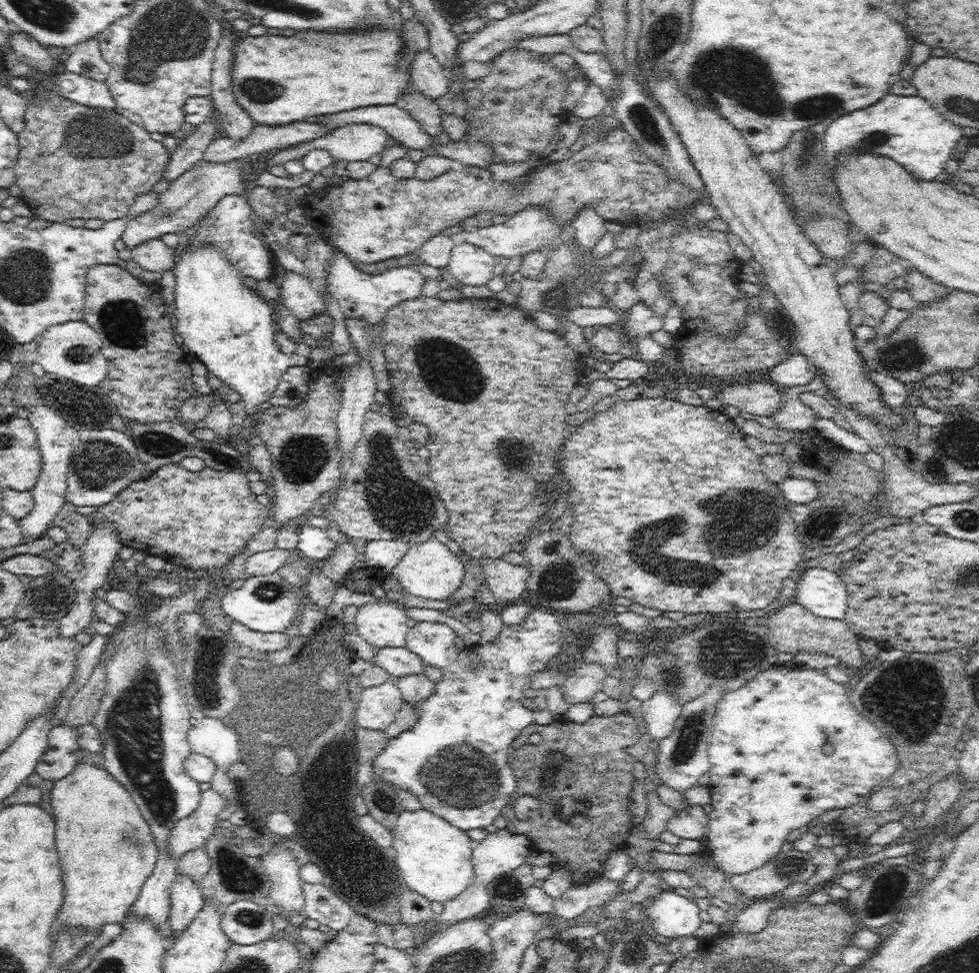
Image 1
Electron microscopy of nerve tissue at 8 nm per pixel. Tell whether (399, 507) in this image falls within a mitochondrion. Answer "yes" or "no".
yes

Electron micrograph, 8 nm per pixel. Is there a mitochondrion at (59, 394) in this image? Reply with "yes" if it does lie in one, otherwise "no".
yes

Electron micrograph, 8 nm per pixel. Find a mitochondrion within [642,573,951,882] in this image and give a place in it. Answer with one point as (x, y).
(906, 696)

